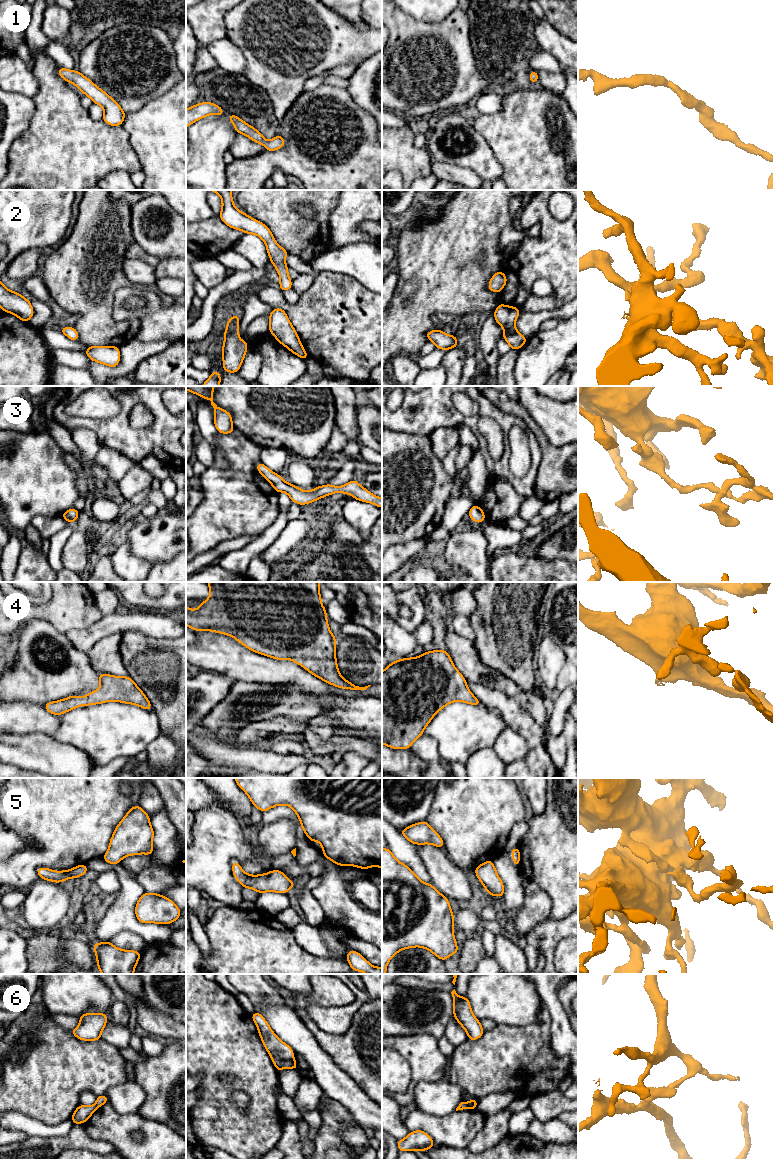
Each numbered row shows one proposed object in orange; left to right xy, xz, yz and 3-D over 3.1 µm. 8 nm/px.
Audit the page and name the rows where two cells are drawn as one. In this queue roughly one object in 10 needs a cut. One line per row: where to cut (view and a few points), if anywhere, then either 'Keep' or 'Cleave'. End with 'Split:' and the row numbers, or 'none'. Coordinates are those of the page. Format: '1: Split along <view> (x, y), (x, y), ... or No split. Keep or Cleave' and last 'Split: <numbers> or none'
1: No split. Keep
2: No split. Keep
3: No split. Keep
4: No split. Keep
5: No split. Keep
6: Split along yz (465, 1103), (475, 1107). Cleave
Split: 6

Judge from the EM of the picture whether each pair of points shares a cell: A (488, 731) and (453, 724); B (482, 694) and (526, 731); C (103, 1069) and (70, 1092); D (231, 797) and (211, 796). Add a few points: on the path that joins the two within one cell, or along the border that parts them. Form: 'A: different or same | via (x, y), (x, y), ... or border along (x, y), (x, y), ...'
A: same | via (479, 728), (462, 728)
B: same | via (493, 699), (498, 701), (517, 720)
C: same | via (95, 1069), (78, 1084)
D: different | border along (210, 788), (226, 805), (226, 809)

